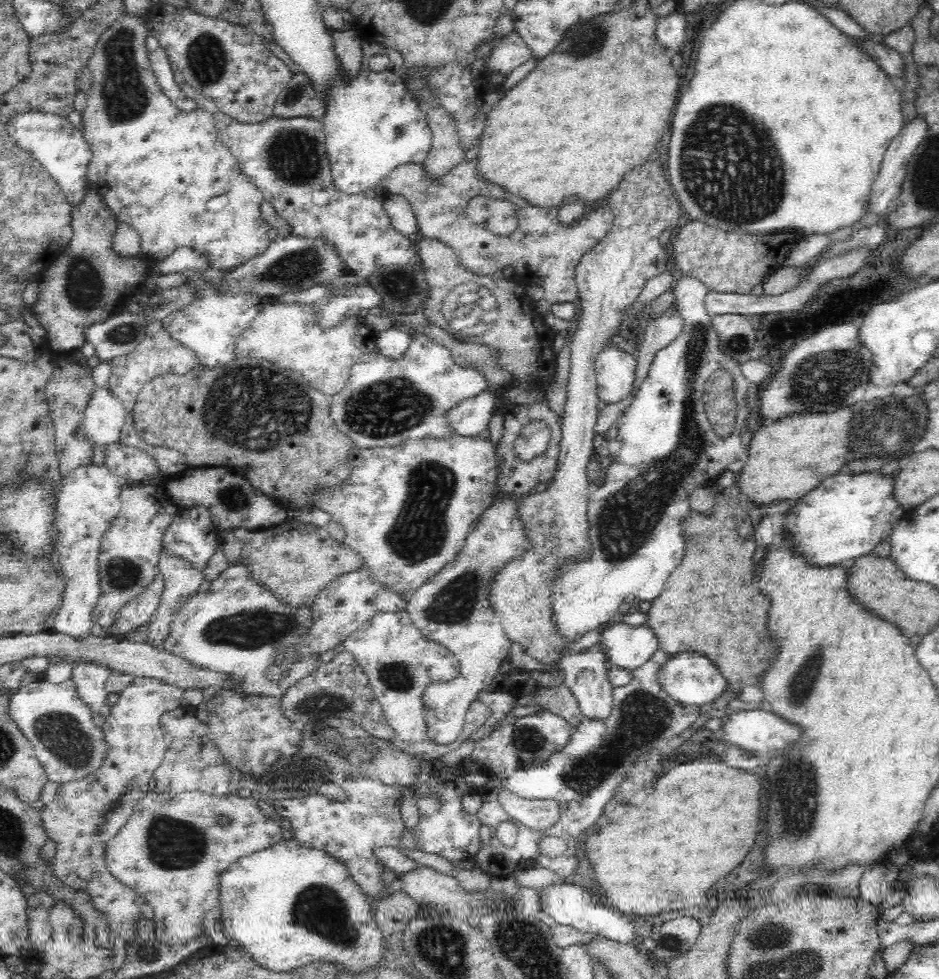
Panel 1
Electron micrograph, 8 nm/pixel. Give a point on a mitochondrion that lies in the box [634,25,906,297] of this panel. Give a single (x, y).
(743, 183)

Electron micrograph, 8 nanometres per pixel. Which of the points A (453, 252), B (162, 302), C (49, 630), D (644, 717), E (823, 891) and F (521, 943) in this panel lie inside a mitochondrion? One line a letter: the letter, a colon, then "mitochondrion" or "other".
A: other
B: mitochondrion
C: other
D: mitochondrion
E: other
F: mitochondrion

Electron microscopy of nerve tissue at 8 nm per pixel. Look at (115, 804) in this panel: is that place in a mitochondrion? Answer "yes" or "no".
yes

